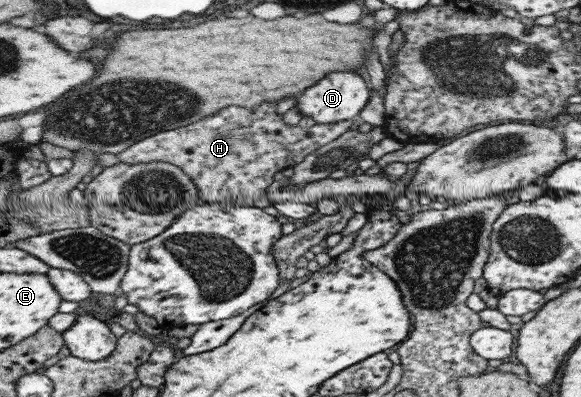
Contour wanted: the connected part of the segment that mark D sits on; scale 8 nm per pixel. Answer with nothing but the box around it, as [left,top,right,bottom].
[295,72,369,123]

